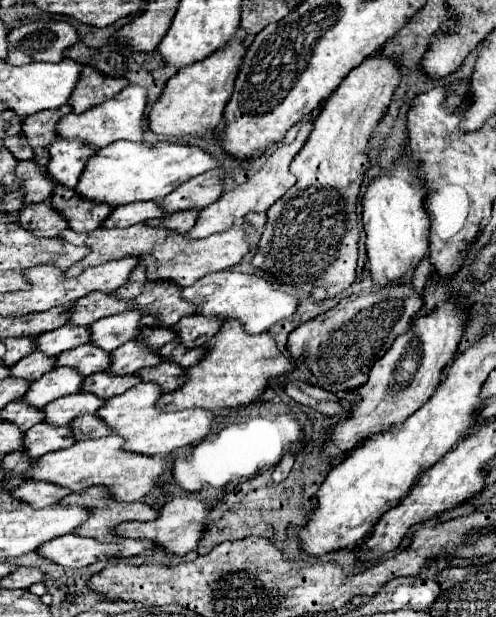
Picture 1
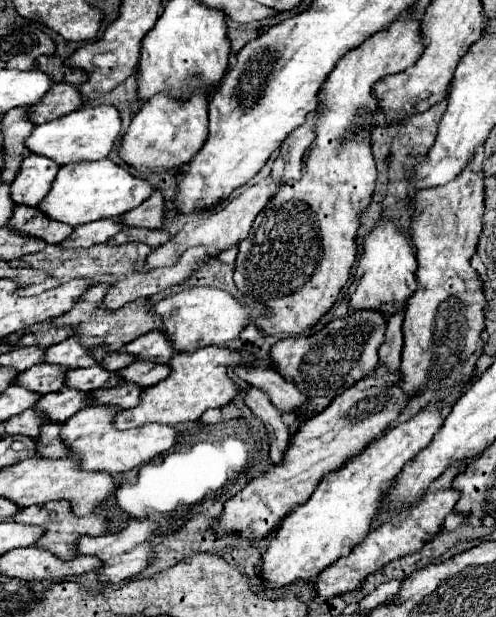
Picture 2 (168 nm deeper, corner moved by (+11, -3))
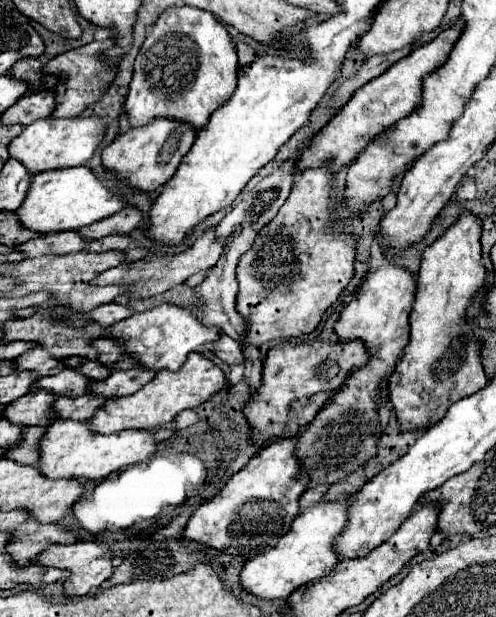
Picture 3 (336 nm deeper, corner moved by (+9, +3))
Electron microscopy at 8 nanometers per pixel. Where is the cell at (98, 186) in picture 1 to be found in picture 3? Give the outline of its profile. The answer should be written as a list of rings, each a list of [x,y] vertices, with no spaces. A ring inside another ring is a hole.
[[[85,165],[71,167],[63,171],[51,171],[51,173],[39,173],[31,179],[31,187],[27,191],[25,201],[15,211],[19,223],[35,233],[59,233],[59,231],[73,231],[85,225],[91,225],[95,221],[101,221],[113,213],[123,209],[121,197],[107,189],[91,169]]]

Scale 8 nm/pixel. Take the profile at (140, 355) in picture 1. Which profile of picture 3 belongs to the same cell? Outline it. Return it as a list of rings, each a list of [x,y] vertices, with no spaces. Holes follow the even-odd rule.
[[[65,369],[63,373],[51,375],[51,377],[41,377],[39,381],[33,383],[33,391],[49,391],[57,397],[65,395],[65,397],[79,397],[87,391],[87,377],[83,377],[81,373],[77,373],[75,369]]]

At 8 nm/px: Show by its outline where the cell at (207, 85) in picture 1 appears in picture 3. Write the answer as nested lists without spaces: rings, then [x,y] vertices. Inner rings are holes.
[[[155,119],[145,127],[129,129],[127,133],[119,135],[109,147],[105,147],[101,153],[103,169],[111,171],[129,189],[151,193],[157,191],[175,175],[181,159],[187,155],[193,141],[195,141],[193,127],[187,127],[185,123],[171,119]]]

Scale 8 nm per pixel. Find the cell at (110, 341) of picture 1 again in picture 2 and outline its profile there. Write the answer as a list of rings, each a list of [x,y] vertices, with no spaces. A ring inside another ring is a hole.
[[[77,335],[67,337],[65,341],[49,347],[49,349],[45,351],[45,361],[63,365],[63,367],[67,367],[67,369],[89,367],[89,365],[97,363],[95,357],[93,357],[93,353],[91,353],[91,349],[85,347]]]

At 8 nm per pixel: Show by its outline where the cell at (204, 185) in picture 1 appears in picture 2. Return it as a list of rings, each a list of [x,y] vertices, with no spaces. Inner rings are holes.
[[[155,191],[141,207],[135,207],[133,211],[127,211],[121,215],[121,221],[131,227],[145,227],[145,229],[159,229],[165,223],[165,201],[163,191]]]

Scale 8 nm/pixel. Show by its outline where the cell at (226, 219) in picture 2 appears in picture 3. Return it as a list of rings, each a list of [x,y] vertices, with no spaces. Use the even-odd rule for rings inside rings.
[[[215,227],[207,229],[191,249],[179,253],[179,255],[165,255],[165,257],[147,257],[141,261],[135,261],[131,265],[119,265],[113,269],[107,269],[105,273],[97,275],[91,285],[127,285],[129,289],[123,293],[129,299],[143,299],[143,297],[153,297],[159,293],[165,293],[167,289],[173,289],[175,285],[185,283],[191,275],[199,273],[199,271],[207,271],[211,269],[219,255],[221,255],[221,245],[219,241],[215,241]]]

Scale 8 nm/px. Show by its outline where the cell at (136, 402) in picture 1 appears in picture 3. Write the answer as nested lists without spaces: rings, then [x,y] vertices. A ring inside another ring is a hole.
[[[57,421],[45,429],[45,435],[39,441],[37,469],[49,479],[101,481],[115,471],[147,461],[155,449],[157,443],[153,441],[151,431],[119,431],[111,435],[99,435],[91,433],[89,423],[85,421]]]

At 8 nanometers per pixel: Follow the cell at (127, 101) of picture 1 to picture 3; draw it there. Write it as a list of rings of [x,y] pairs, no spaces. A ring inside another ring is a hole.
[[[73,117],[73,119],[39,119],[27,127],[9,143],[11,159],[17,159],[29,173],[43,173],[55,169],[77,167],[89,161],[103,139],[103,119],[101,117]]]

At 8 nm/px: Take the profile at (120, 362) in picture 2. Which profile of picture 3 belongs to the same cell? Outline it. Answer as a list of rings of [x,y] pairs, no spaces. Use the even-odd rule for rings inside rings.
[[[85,361],[85,363],[83,363],[81,367],[77,367],[77,369],[81,369],[81,373],[83,373],[85,377],[89,377],[91,381],[103,381],[103,379],[109,377],[109,369],[103,367],[99,361]]]

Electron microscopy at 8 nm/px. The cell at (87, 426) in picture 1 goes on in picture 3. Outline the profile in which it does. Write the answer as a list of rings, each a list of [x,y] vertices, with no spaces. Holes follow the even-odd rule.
[[[21,427],[21,441],[5,451],[5,457],[19,465],[35,465],[37,463],[37,447],[45,433],[45,427]]]

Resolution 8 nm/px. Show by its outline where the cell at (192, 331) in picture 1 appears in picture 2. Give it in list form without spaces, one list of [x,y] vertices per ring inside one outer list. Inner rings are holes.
[[[155,329],[147,335],[141,335],[139,339],[127,343],[121,351],[123,353],[135,353],[135,357],[149,359],[149,361],[155,361],[155,363],[169,363],[173,353],[175,353],[175,347],[163,331]]]

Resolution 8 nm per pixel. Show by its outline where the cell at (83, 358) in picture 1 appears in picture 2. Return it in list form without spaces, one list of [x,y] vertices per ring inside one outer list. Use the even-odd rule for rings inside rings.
[[[39,363],[37,367],[29,367],[21,373],[21,379],[17,383],[25,383],[27,387],[33,387],[33,391],[51,393],[65,385],[65,367],[51,365],[51,363]]]

